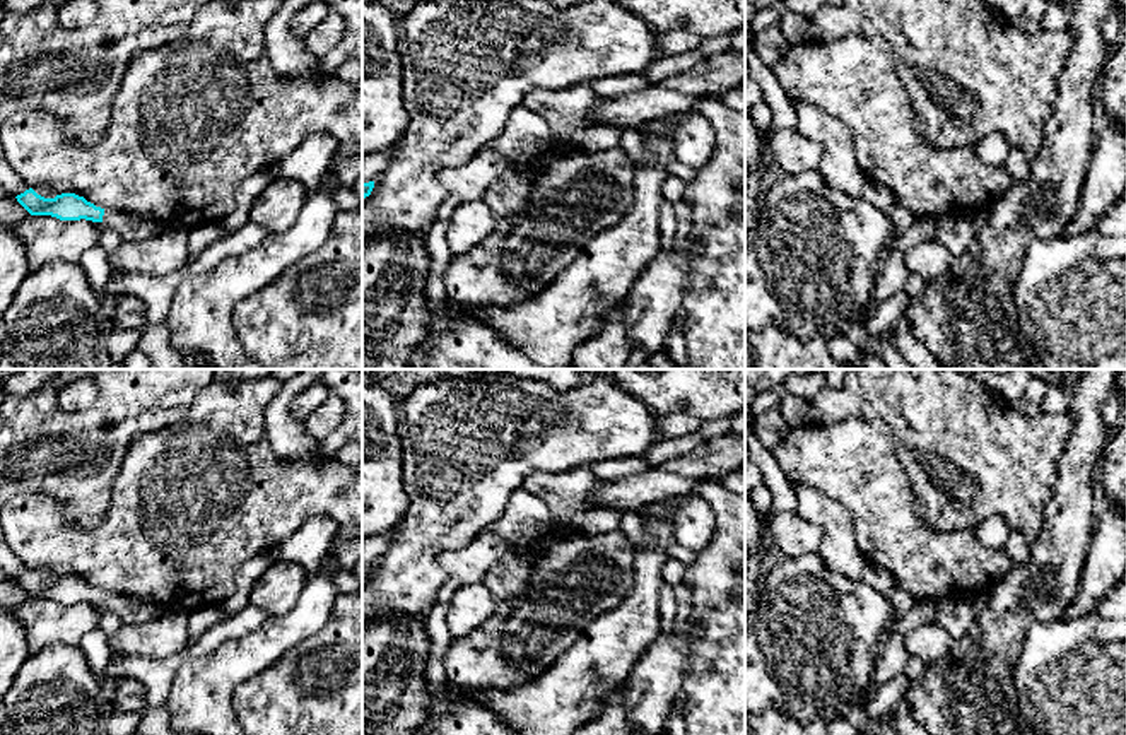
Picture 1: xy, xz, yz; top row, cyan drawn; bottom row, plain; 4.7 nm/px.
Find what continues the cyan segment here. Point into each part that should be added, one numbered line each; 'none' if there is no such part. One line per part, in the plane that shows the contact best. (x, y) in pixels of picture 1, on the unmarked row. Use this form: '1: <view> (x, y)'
1: xy (130, 611)

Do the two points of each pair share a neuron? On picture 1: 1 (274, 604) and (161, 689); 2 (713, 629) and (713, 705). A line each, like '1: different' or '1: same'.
1: different
2: same

